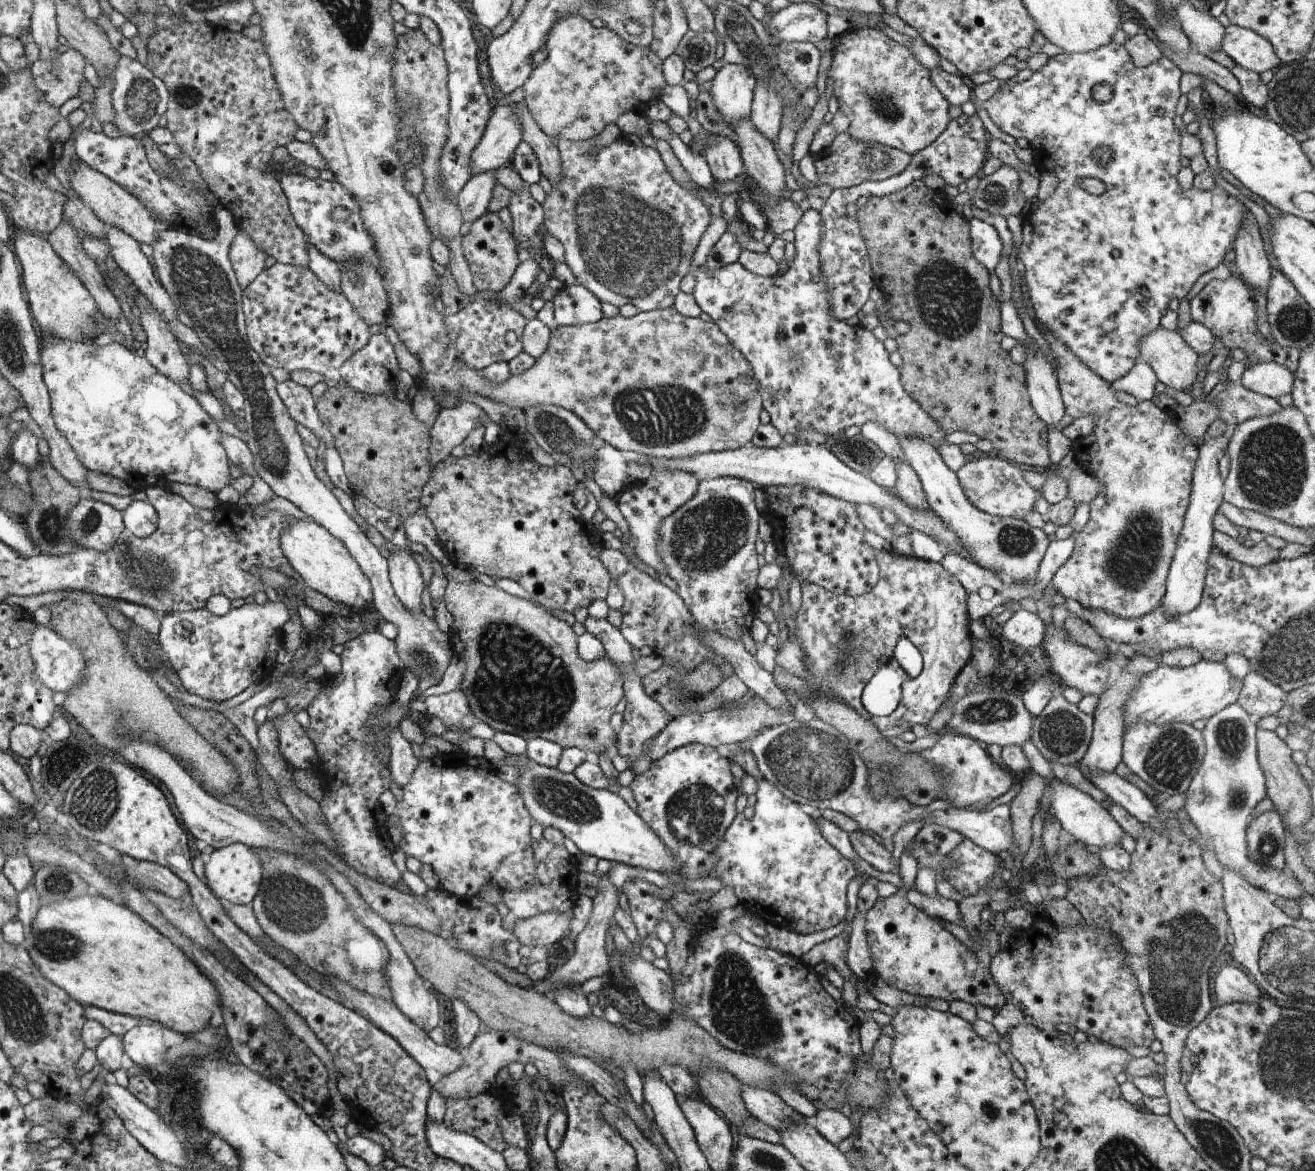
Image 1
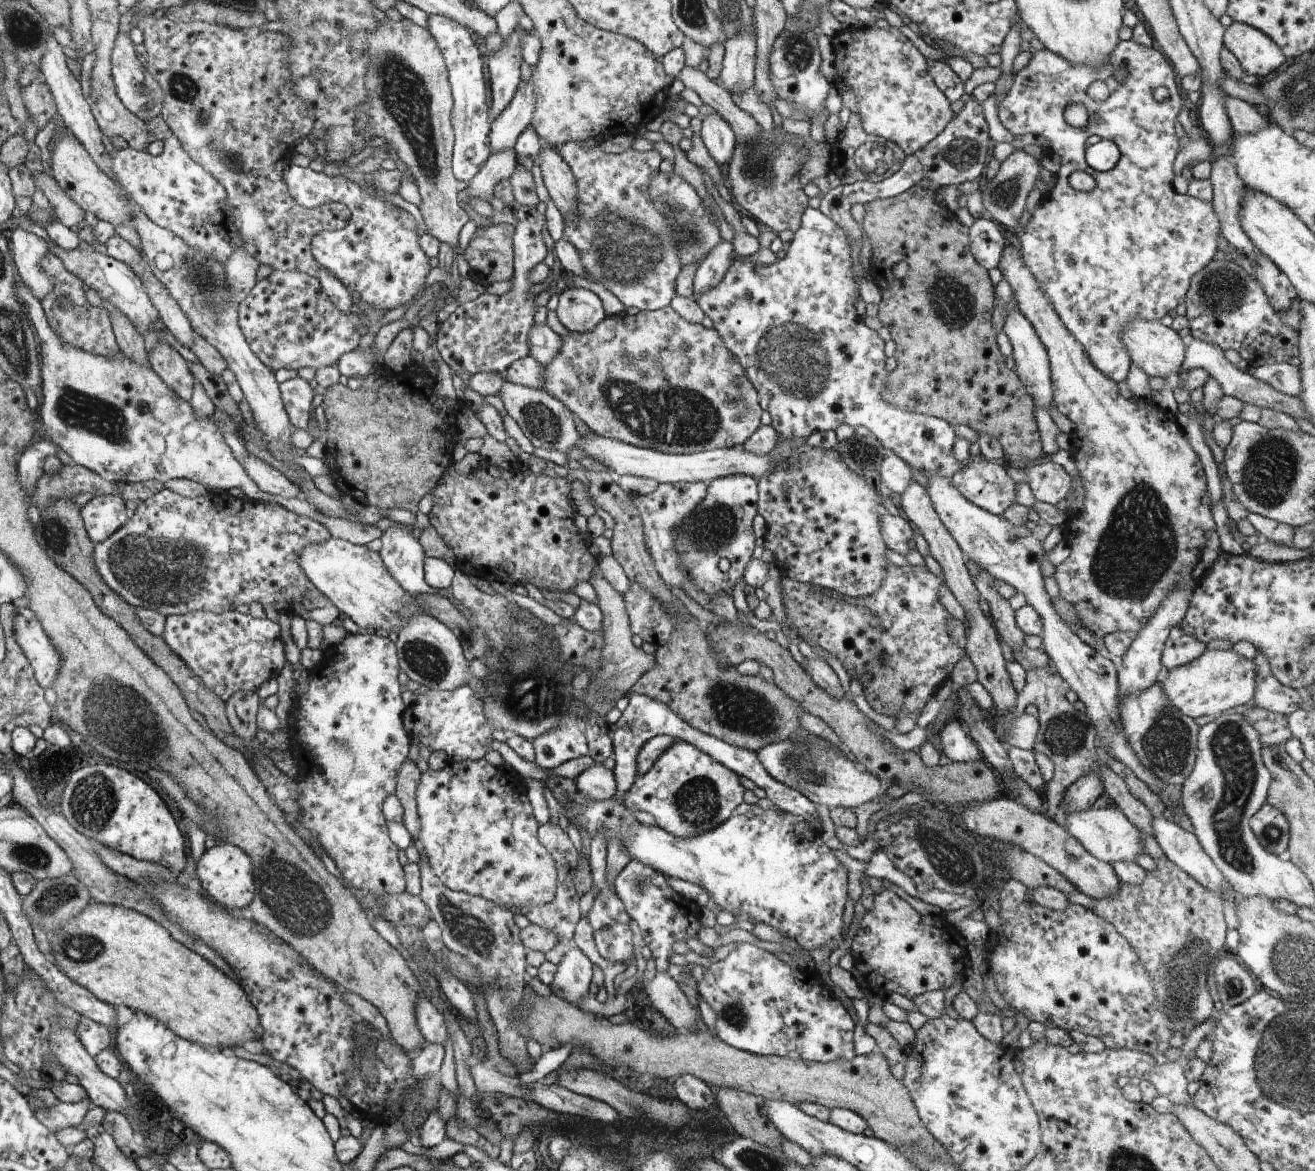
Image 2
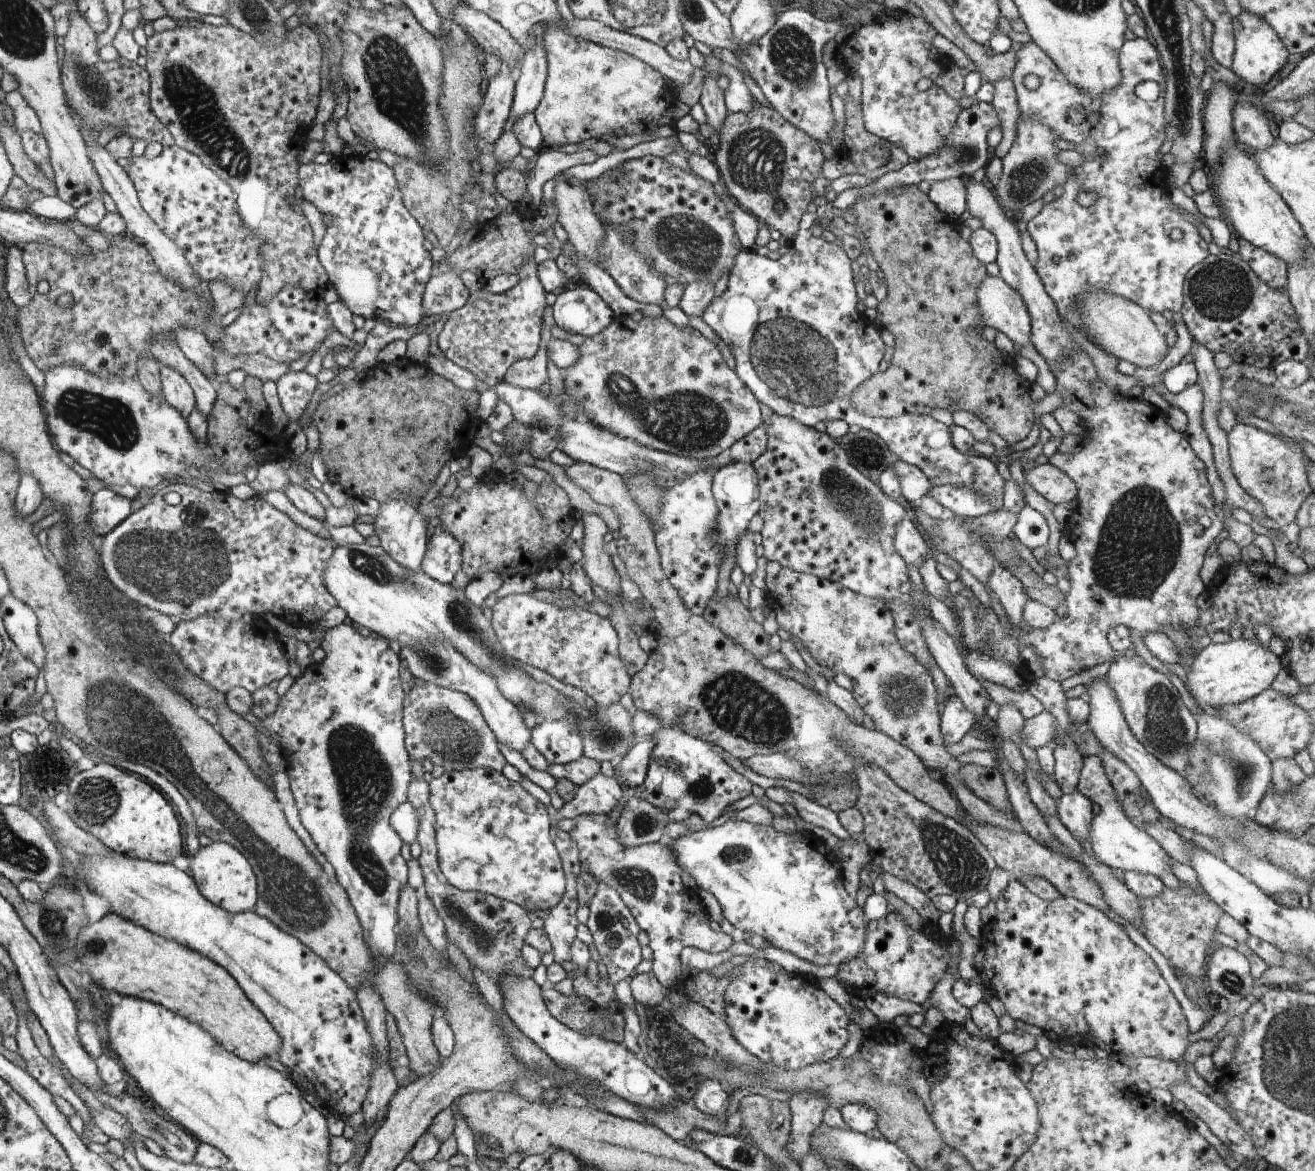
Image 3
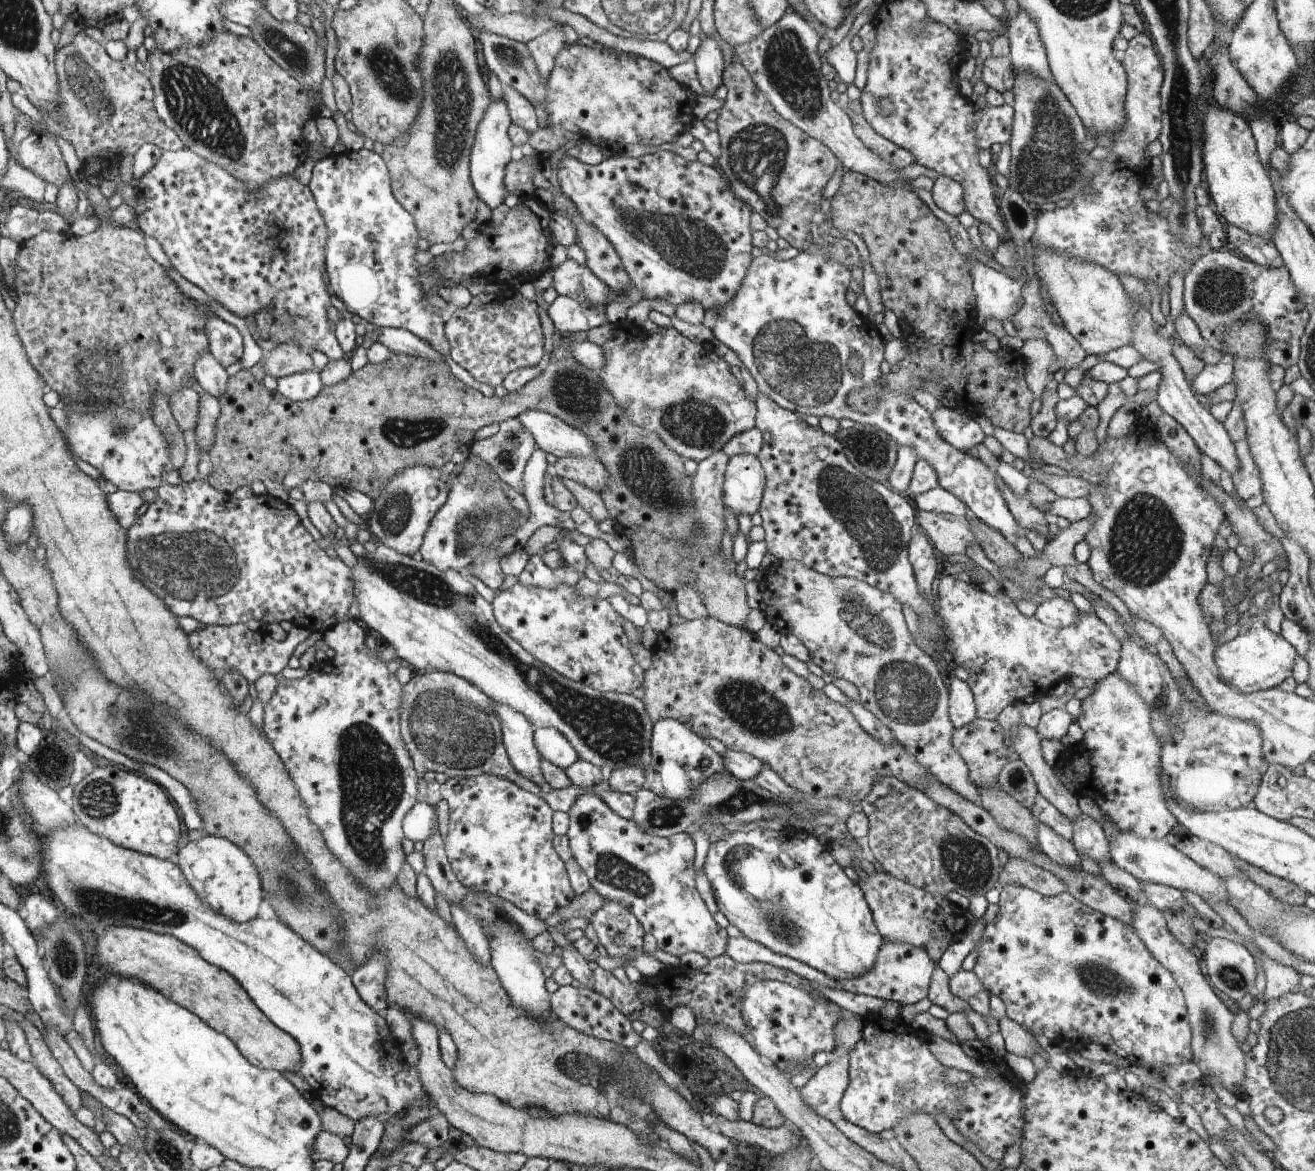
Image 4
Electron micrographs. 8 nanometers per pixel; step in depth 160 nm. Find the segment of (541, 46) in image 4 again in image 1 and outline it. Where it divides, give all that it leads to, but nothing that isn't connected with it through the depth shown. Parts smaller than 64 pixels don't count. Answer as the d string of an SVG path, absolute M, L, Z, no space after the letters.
M499 104L484 136L472 154L473 174L496 170L510 163L522 138L520 115L514 104Z

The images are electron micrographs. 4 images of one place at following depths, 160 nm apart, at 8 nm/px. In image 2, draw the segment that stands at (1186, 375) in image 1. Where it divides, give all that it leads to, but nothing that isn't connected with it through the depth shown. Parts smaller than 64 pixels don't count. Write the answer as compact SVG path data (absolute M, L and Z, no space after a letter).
M1134 320L1122 330L1122 344L1126 346L1132 364L1144 370L1150 377L1173 380L1181 371L1186 354L1186 344L1180 335L1158 320Z

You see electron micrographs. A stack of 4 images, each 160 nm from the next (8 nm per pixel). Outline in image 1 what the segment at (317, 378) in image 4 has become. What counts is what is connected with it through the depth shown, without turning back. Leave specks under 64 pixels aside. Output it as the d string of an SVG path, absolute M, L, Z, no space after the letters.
M289 379L284 383L278 383L276 390L297 424L303 424L309 428L319 440L322 439L325 442L327 448L334 447L334 436L329 427L321 421L309 388Z

